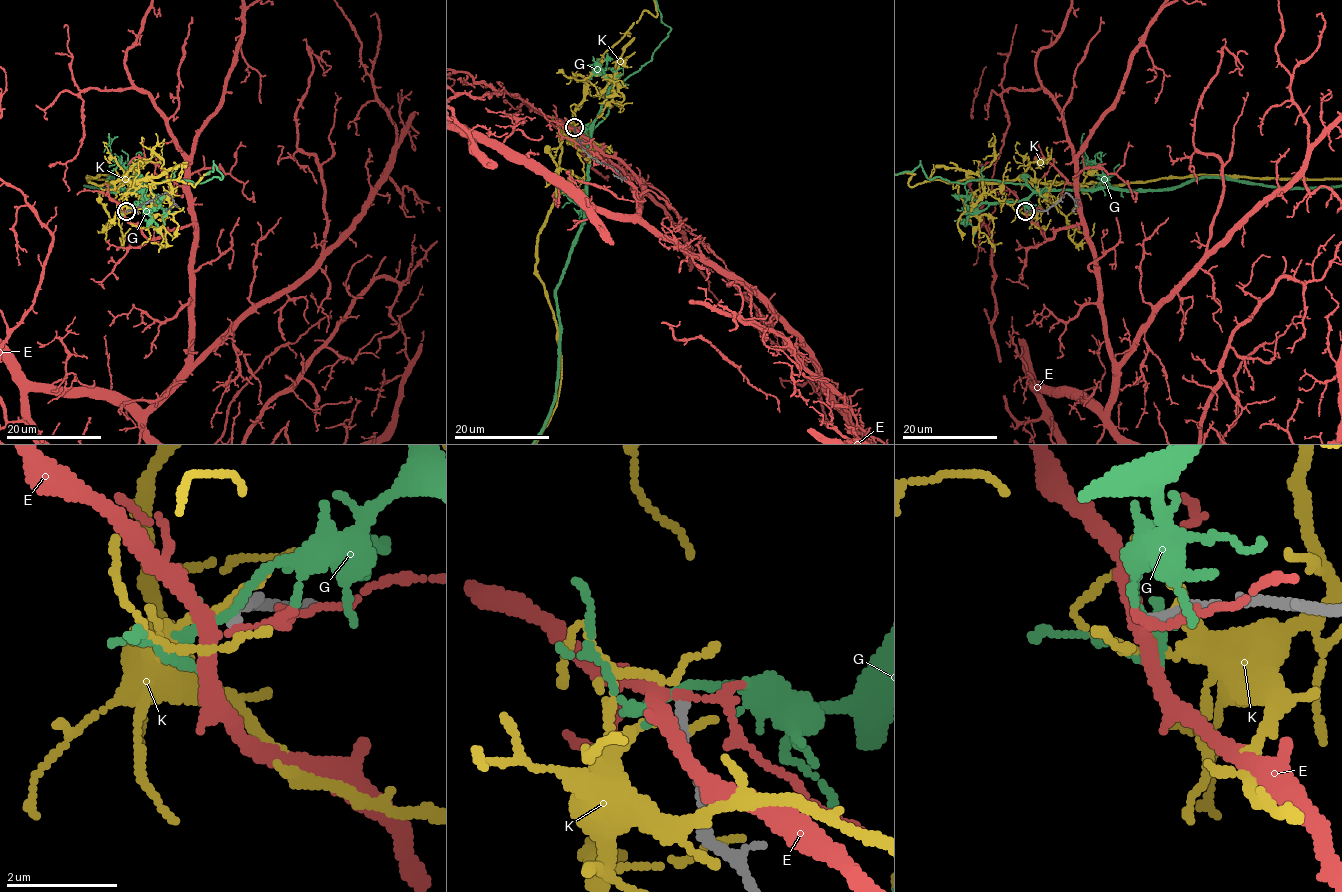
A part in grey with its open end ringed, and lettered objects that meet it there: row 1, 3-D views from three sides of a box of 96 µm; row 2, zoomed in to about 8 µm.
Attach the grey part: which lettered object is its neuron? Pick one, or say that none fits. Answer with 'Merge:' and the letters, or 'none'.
Merge: none

